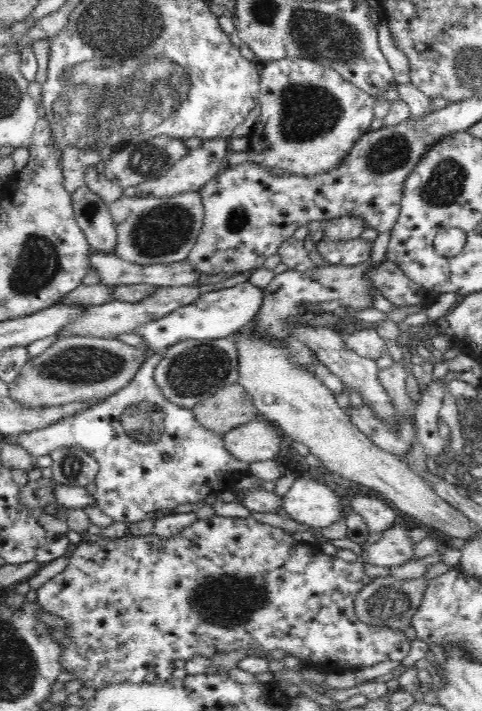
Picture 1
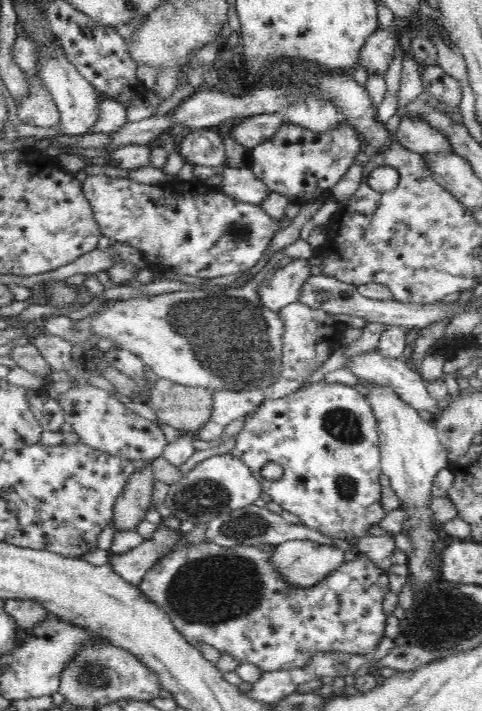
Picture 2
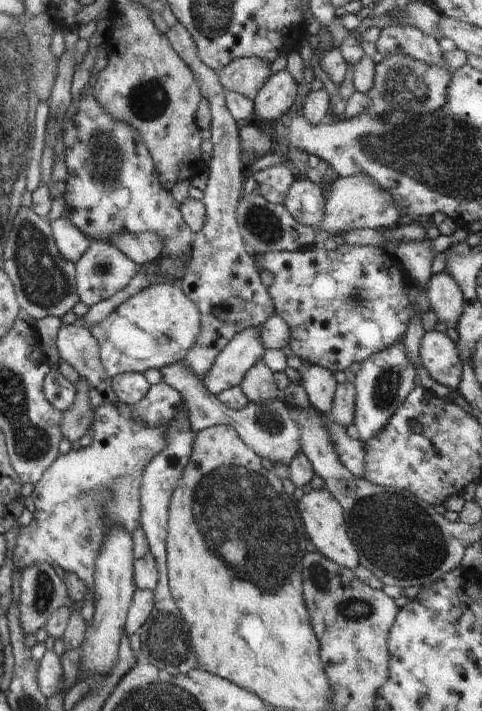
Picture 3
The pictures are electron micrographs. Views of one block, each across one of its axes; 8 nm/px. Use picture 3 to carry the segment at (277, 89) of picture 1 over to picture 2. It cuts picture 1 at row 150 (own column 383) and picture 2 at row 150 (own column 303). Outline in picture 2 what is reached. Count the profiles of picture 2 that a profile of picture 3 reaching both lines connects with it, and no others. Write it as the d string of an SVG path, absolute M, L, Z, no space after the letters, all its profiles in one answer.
M288 123L278 132L249 151L249 164L258 180L272 193L286 195L290 202L303 204L310 198L327 200L333 186L349 171L363 141L350 124L340 124L330 132L314 132Z

